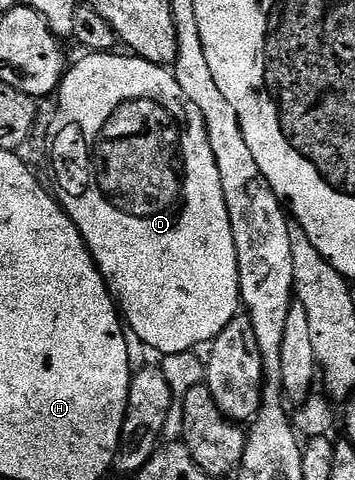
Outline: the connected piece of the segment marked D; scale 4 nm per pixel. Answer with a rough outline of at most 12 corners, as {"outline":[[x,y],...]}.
{"outline":[[82,54],[55,198],[164,357],[242,310],[203,113]]}

